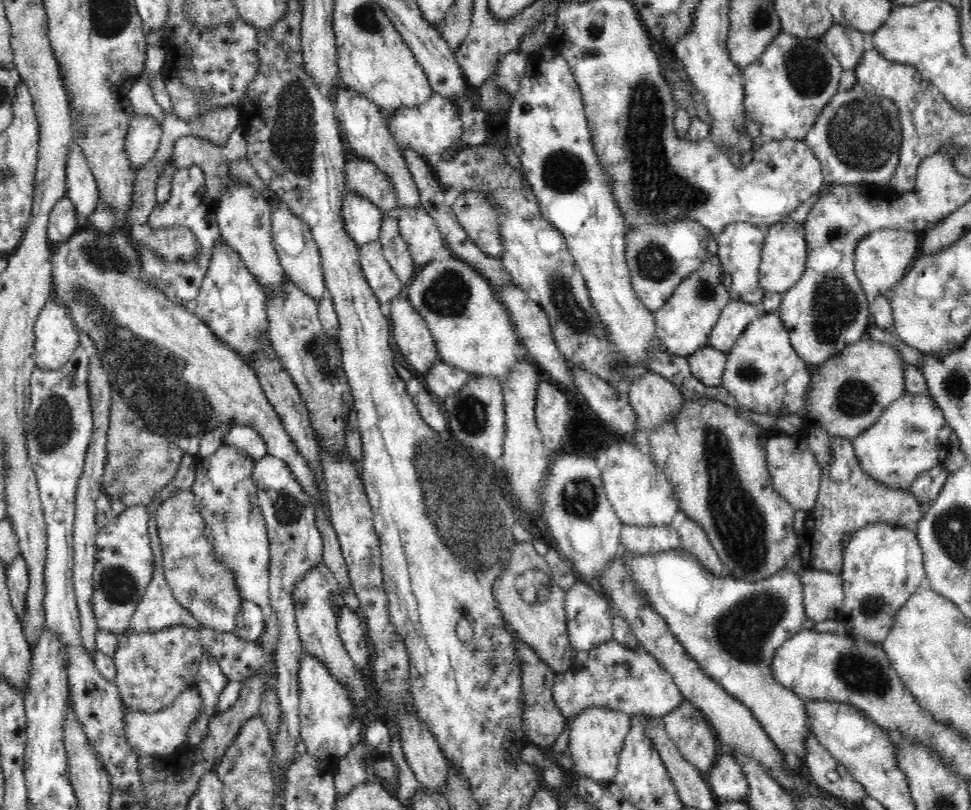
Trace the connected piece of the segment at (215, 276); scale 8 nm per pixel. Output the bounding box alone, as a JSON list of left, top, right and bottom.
[195,240,269,362]

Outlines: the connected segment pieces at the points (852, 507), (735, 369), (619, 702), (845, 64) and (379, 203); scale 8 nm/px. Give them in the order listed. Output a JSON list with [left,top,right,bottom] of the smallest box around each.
[[798,437,932,574],[721,312,811,418],[554,638,684,719],[820,23,865,71],[345,160,398,211]]

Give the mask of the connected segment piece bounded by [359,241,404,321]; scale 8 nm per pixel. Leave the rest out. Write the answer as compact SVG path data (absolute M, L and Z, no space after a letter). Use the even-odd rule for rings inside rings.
M379 241L362 245L359 253L360 266L366 280L379 300L382 314L390 321L390 302L403 292L402 281L386 260Z

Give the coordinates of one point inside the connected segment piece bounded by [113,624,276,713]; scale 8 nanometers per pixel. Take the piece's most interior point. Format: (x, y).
(153, 668)

